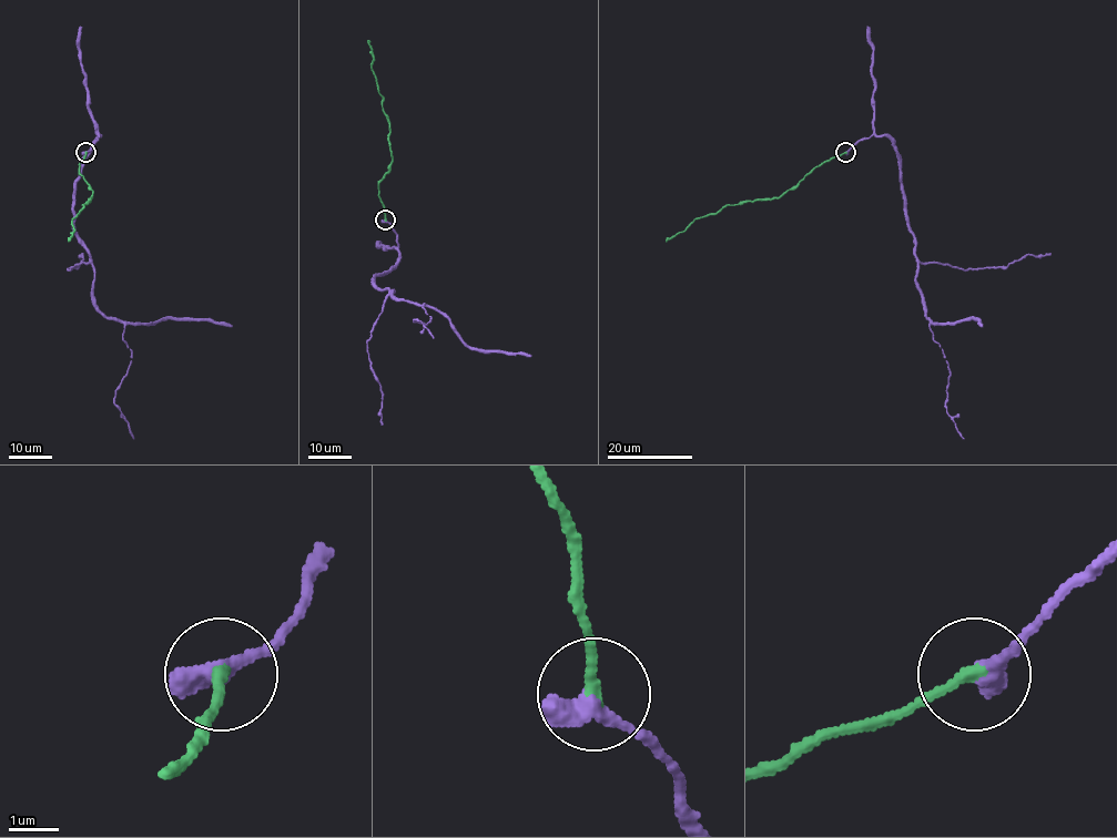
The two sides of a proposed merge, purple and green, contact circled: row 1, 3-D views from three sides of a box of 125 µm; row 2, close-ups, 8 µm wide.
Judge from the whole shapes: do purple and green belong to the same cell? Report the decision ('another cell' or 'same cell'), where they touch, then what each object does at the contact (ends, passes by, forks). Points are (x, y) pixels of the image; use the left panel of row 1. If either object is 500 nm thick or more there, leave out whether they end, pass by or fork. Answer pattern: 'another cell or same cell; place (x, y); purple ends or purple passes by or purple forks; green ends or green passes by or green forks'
same cell; place (85, 152)

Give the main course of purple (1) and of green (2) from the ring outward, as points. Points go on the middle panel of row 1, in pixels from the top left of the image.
1: (386, 220), (396, 235), (398, 261), (373, 283), (424, 304), (430, 322), (414, 322), (434, 338)
2: (386, 220), (378, 183), (388, 171), (392, 155), (388, 120), (372, 70), (373, 53), (367, 40)

